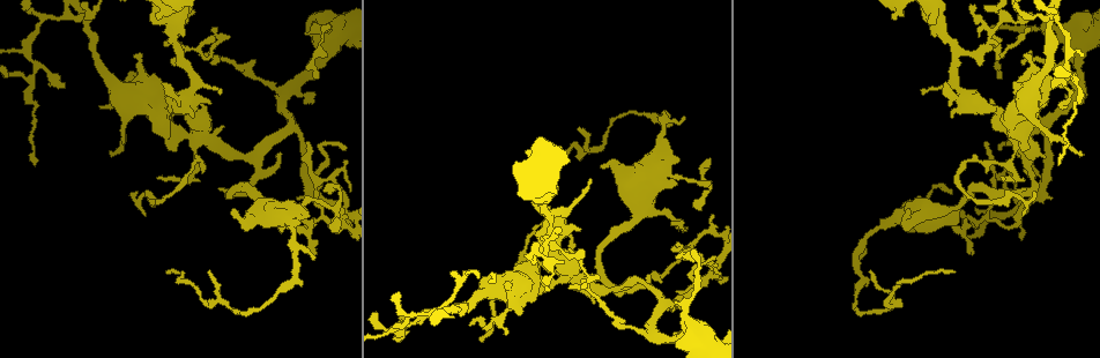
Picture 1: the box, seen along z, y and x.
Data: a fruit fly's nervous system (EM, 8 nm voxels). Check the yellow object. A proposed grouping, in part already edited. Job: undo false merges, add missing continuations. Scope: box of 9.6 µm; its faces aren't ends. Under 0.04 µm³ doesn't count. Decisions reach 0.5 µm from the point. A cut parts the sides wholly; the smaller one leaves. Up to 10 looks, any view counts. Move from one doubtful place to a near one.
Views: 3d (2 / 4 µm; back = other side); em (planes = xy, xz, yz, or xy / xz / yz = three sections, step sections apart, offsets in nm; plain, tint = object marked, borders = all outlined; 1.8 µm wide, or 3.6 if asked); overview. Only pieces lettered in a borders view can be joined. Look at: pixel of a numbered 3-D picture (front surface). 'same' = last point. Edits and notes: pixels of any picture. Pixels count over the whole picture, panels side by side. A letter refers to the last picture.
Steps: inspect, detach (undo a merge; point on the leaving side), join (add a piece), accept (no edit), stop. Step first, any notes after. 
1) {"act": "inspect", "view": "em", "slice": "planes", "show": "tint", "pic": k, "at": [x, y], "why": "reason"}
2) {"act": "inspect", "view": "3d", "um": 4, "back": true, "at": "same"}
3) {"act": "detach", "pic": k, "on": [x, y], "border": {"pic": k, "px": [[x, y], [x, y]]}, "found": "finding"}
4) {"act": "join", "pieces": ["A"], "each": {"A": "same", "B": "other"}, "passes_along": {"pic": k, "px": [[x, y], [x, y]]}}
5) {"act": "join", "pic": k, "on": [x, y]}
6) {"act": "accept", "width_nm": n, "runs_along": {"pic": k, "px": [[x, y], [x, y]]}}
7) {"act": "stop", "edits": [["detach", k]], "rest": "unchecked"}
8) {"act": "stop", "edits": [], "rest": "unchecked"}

{"act": "inspect", "view": "em", "slice": "xz", "step": 4, "show": "tint", "pic": 1, "at": [302, 205], "why": "sudden change in width"}

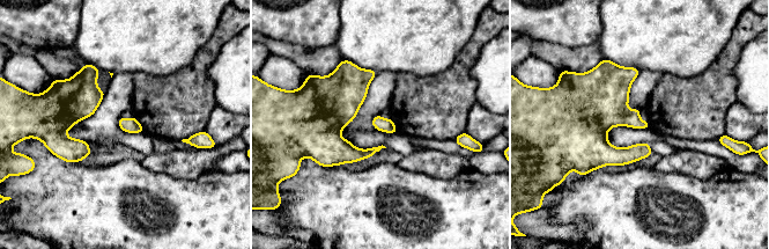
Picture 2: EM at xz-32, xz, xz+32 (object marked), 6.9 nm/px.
{"act": "inspect", "view": "em", "slice": "planes", "show": "tint", "at": "same"}

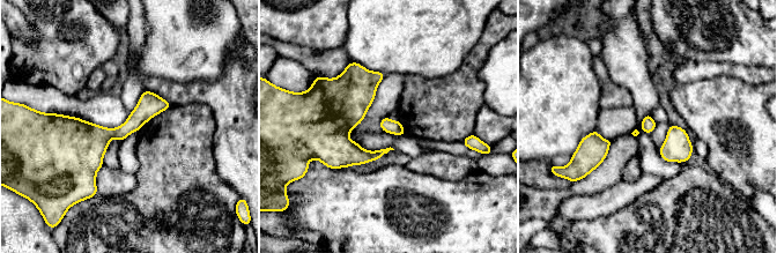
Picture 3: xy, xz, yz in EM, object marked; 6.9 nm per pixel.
{"act": "inspect", "view": "em", "slice": "planes", "show": "borders", "at": "same"}

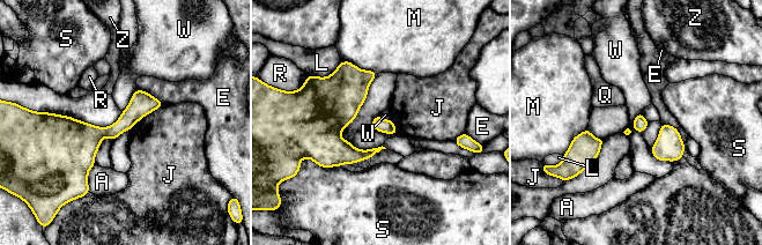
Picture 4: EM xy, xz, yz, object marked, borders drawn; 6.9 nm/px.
{"act": "accept", "width_nm": 100, "each": {"A": "other", "E": "other", "J": "other", "L": "other", "M": "other", "Q": "other", "R": "other", "S": "other", "W": "other", "Z": "other"}, "border": {"pic": 4, "px": [[650, 148], [656, 158], [672, 162]]}, "found": "one neuron here"}

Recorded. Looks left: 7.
{"act": "inspect", "view": "3d", "um": 4, "pic": 1, "at": [170, 271], "why": "end of a long branch"}

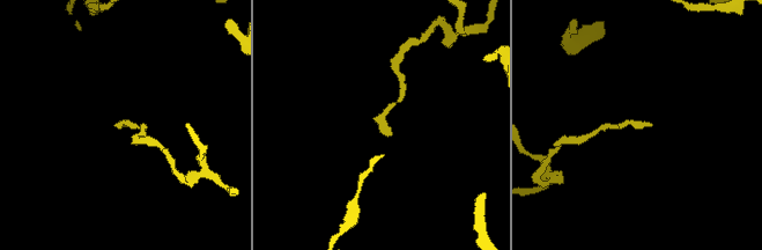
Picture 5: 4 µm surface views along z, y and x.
{"act": "inspect", "view": "em", "slice": "yz", "step": 8, "show": "tint", "pic": 5, "at": [651, 126]}

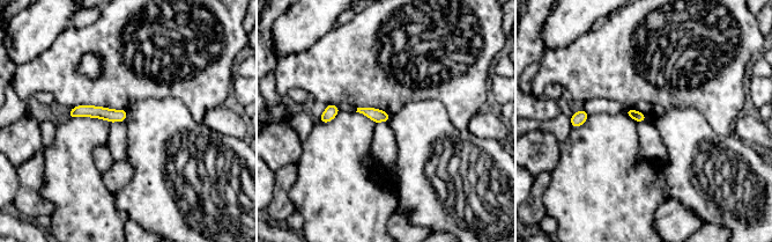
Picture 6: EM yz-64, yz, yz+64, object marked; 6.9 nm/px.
{"act": "inspect", "view": "em", "slice": "planes", "show": "borders", "at": "same", "why": "cut it another way"}

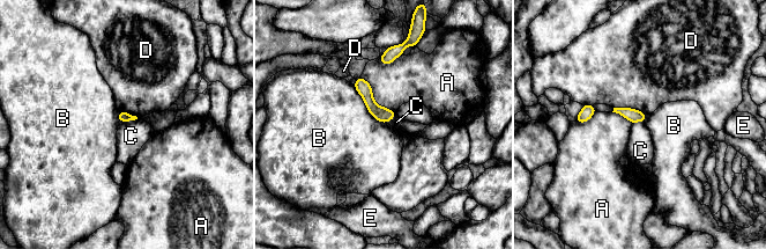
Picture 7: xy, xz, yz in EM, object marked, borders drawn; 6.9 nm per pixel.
{"act": "accept", "each": {"A": "other", "B": "other", "C": "other", "D": "other", "E": "other"}, "found": "no lettered piece goes on from it"}

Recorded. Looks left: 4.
{"act": "inspect", "view": "3d", "um": 2, "pic": 1, "at": [565, 276], "why": "narrows sharply"}

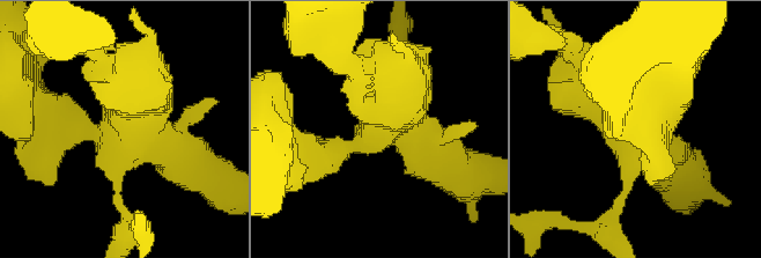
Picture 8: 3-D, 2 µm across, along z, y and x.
{"act": "inspect", "view": "em", "slice": "planes", "show": "tint", "pic": 8, "at": [379, 129], "arms": 4, "why": "now the EM"}

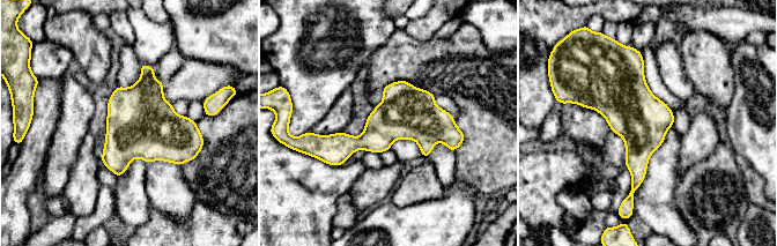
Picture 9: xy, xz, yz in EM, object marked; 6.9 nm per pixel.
{"act": "inspect", "view": "em", "slice": "planes", "show": "borders", "at": "same"}

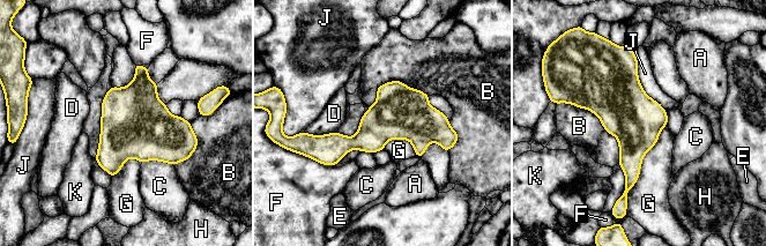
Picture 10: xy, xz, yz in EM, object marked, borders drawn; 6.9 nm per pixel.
{"act": "accept", "each": {"A": "other", "B": "other", "C": "other", "D": "other", "E": "other", "F": "other", "G": "other", "H": "other", "J": "other", "K": "other"}, "runs_along": {"pic": 10, "px": [[451, 136], [315, 141]]}, "found": "continuous, no second neuron"}

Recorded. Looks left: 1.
{"act": "stop", "edits": [], "rest": "unchecked"}

